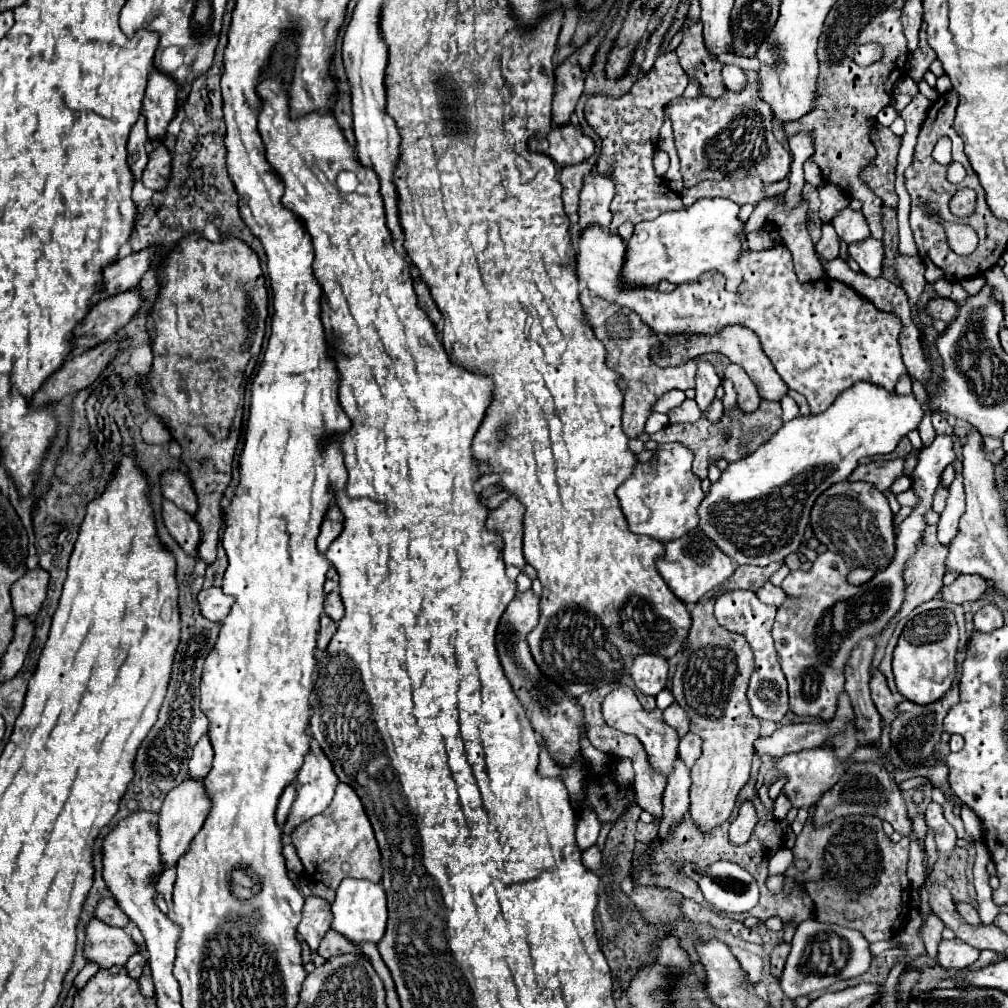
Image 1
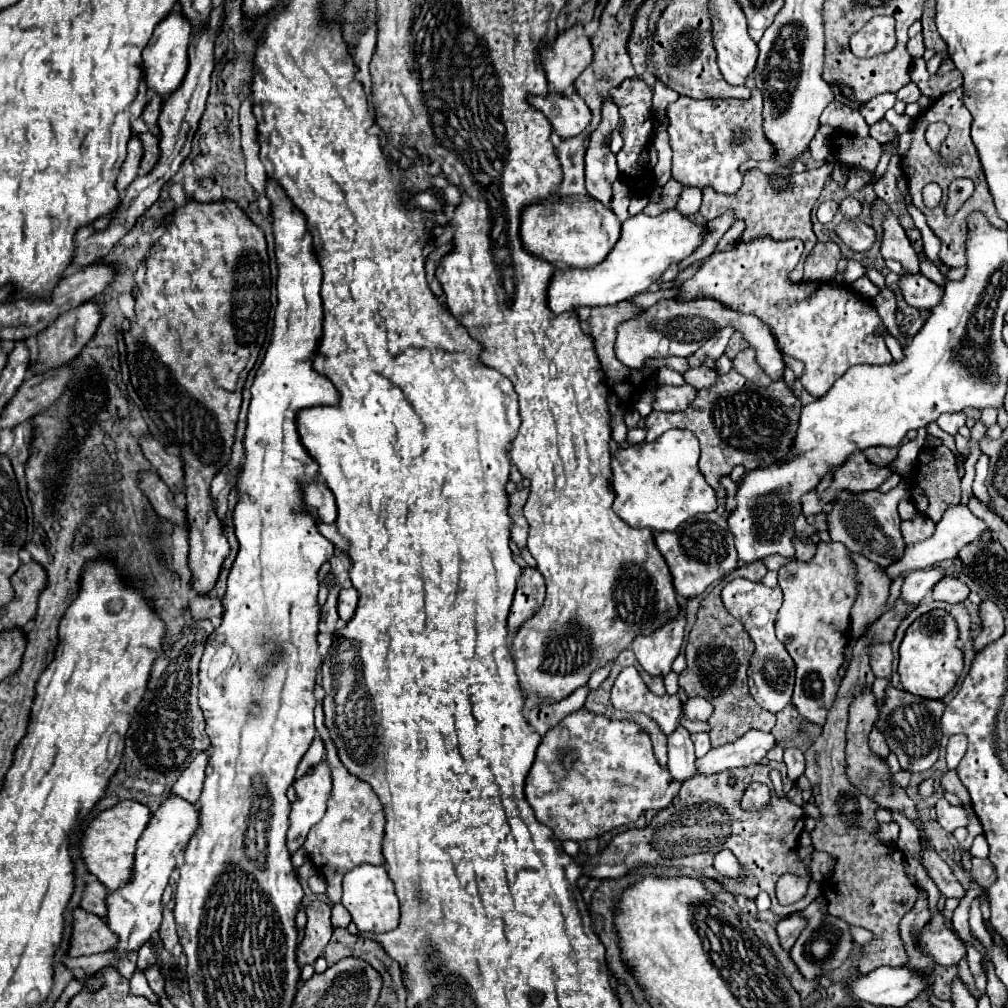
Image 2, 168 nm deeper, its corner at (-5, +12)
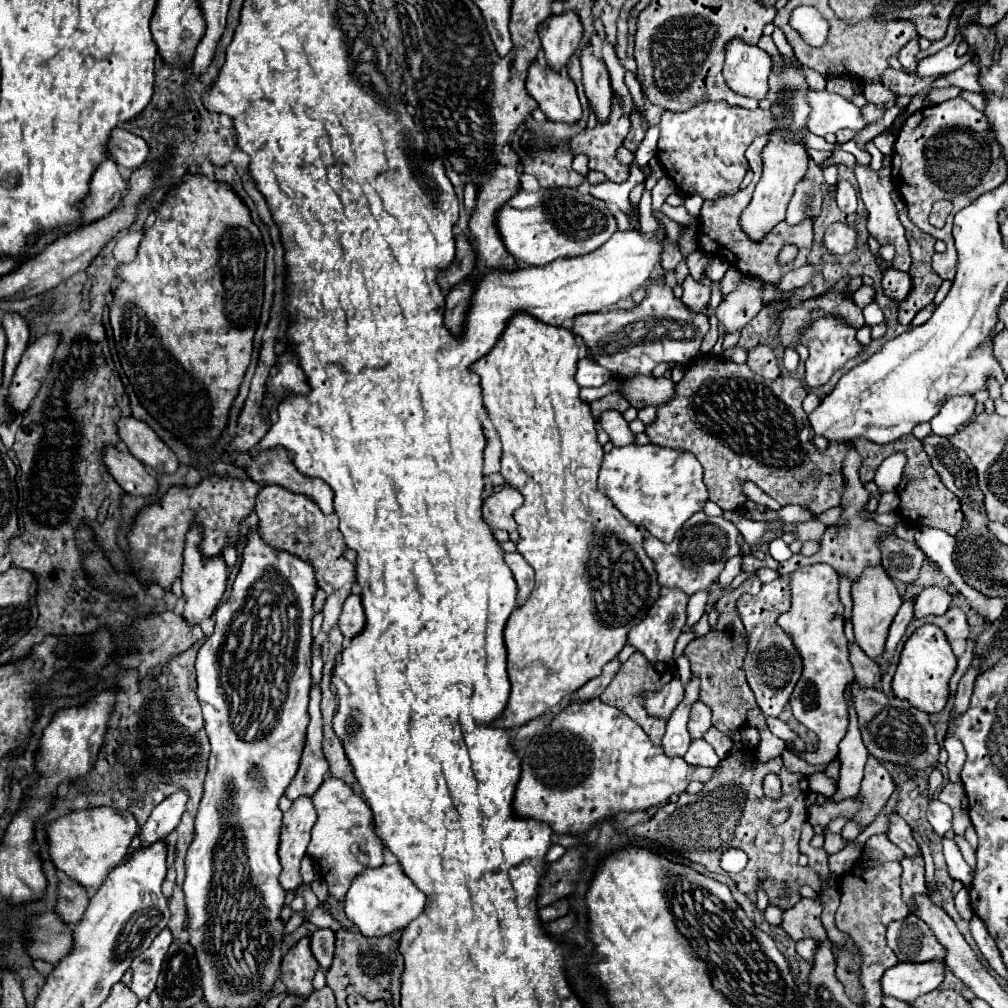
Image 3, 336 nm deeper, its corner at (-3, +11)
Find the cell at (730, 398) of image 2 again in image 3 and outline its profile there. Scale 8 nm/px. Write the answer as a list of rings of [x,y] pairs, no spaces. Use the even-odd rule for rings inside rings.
[[[706,355],[688,365],[684,379],[676,385],[674,399],[658,409],[656,419],[646,425],[646,435],[656,445],[668,445],[694,453],[704,467],[704,485],[708,487],[710,501],[720,505],[724,511],[734,511],[746,501],[742,483],[748,479],[754,481],[780,505],[800,505],[818,515],[842,503],[842,461],[848,445],[830,443],[826,453],[818,453],[818,449],[810,441],[810,427],[806,425],[808,415],[802,409],[804,397],[806,389],[796,377],[778,377],[774,381],[768,381],[752,373],[748,365],[738,365],[722,357]]]

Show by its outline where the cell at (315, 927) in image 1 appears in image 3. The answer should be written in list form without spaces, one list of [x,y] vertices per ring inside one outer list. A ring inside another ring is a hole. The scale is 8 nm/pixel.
[[[304,935],[282,959],[282,983],[288,987],[288,993],[308,997],[316,969],[318,963],[308,947],[308,935]]]

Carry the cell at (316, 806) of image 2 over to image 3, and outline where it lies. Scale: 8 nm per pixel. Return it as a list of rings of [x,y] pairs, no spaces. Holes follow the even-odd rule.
[[[300,797],[284,813],[282,835],[280,835],[280,863],[282,875],[280,885],[286,891],[294,891],[300,879],[300,859],[306,853],[310,841],[310,829],[316,823],[316,809],[312,797]]]

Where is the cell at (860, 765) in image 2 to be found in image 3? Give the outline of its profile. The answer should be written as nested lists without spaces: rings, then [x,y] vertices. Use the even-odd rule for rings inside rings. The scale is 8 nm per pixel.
[[[854,643],[850,647],[850,663],[854,667],[854,679],[860,687],[878,687],[880,685],[880,671],[878,671],[878,663],[874,663],[872,659],[868,659],[860,647]]]

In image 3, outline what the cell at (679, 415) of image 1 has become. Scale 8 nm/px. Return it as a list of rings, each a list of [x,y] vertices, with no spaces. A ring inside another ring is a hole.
[[[634,377],[626,379],[620,387],[632,407],[644,409],[648,405],[662,407],[676,393],[676,383],[664,377]]]

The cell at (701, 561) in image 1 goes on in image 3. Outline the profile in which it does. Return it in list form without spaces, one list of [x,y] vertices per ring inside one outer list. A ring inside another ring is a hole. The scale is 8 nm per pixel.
[[[696,513],[688,523],[676,533],[676,539],[672,543],[660,543],[656,537],[644,539],[644,551],[648,557],[656,563],[658,581],[666,589],[680,589],[686,595],[694,595],[698,591],[708,589],[712,583],[718,581],[720,571],[724,571],[724,565],[730,557],[738,555],[738,537],[740,531],[734,523],[730,523],[724,517],[708,517],[706,513]]]

